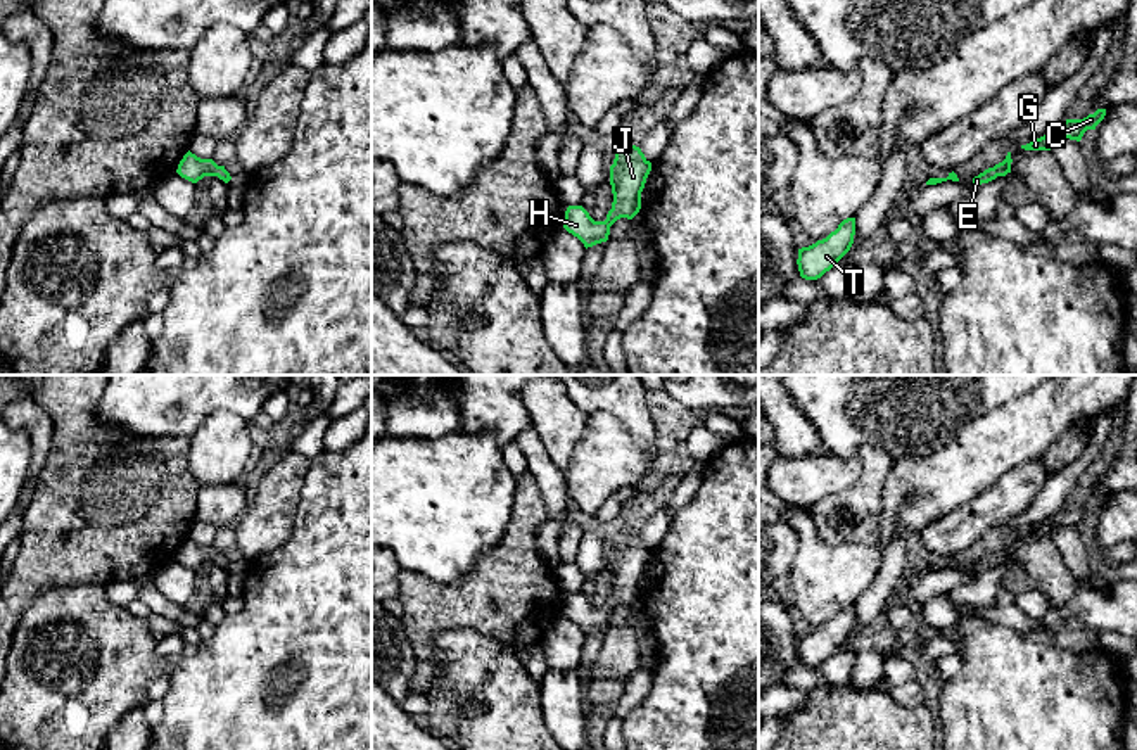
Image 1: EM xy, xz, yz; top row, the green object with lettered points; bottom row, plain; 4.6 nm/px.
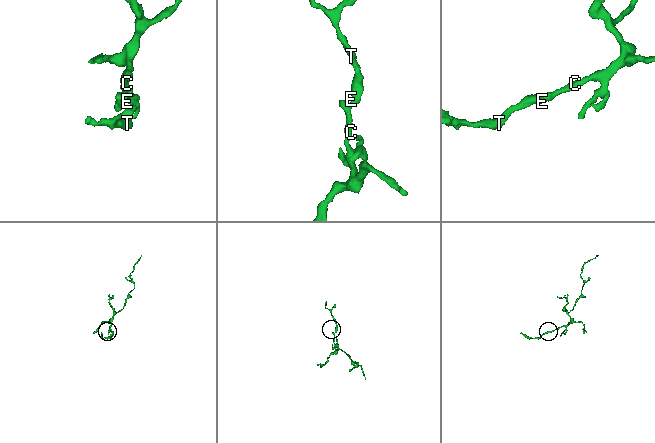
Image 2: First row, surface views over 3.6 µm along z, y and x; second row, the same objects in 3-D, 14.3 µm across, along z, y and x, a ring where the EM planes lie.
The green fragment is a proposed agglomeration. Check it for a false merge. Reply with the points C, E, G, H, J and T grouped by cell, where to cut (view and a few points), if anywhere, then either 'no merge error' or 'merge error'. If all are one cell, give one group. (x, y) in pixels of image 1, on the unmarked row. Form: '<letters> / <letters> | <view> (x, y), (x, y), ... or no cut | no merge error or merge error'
C E G H J T | no cut | no merge error

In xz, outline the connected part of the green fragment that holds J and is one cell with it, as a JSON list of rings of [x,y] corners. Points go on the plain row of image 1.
[[[622,527],[615,536],[610,553],[610,572],[613,581],[612,596],[605,608],[594,608],[582,593],[568,593],[563,615],[577,624],[584,634],[607,629],[610,613],[620,607],[632,607],[641,596],[641,579],[651,558],[651,550],[639,534]]]

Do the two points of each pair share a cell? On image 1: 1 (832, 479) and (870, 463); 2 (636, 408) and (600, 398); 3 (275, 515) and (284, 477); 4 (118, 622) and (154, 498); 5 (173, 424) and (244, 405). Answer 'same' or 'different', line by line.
1: different
2: same
3: same
4: different
5: same

